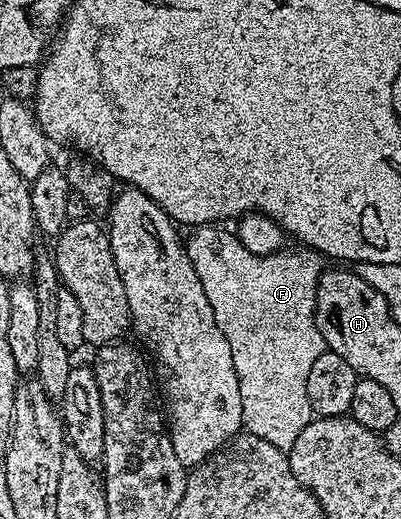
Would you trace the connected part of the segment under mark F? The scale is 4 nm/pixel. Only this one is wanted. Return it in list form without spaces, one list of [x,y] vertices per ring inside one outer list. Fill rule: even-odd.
[[[216,224],[198,225],[190,233],[193,234],[185,241],[187,259],[191,259],[191,267],[195,267],[199,283],[203,283],[203,295],[207,295],[211,311],[215,311],[215,323],[219,323],[227,343],[231,343],[242,400],[244,432],[259,435],[259,439],[267,439],[267,443],[288,451],[295,439],[299,439],[303,427],[307,427],[307,423],[315,416],[307,399],[307,375],[315,359],[326,352],[325,340],[315,316],[317,280],[323,272],[322,258],[309,251],[278,251],[260,257],[247,251],[247,247],[243,247],[240,239],[230,230],[228,233],[225,227]]]

